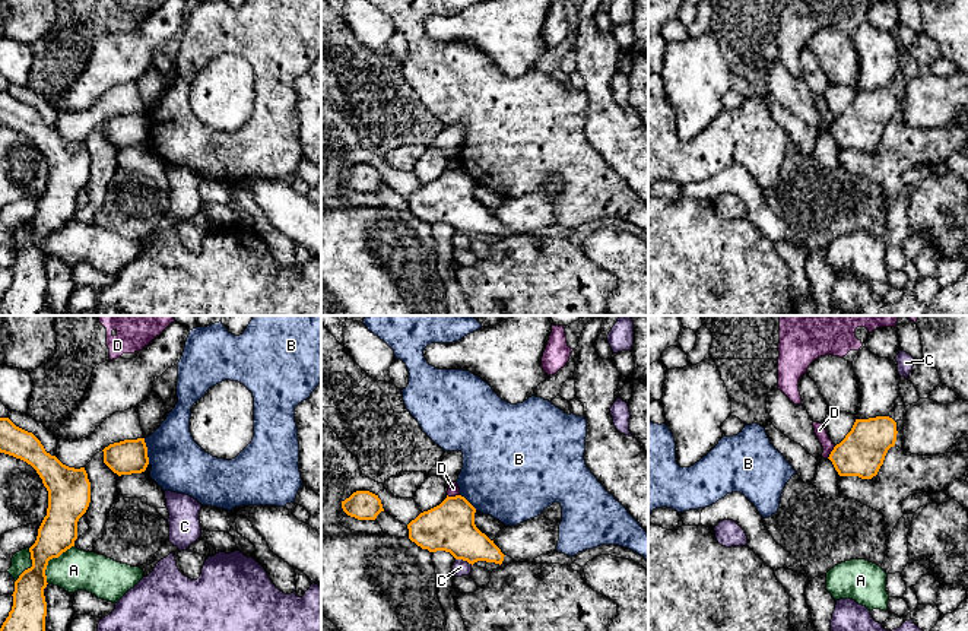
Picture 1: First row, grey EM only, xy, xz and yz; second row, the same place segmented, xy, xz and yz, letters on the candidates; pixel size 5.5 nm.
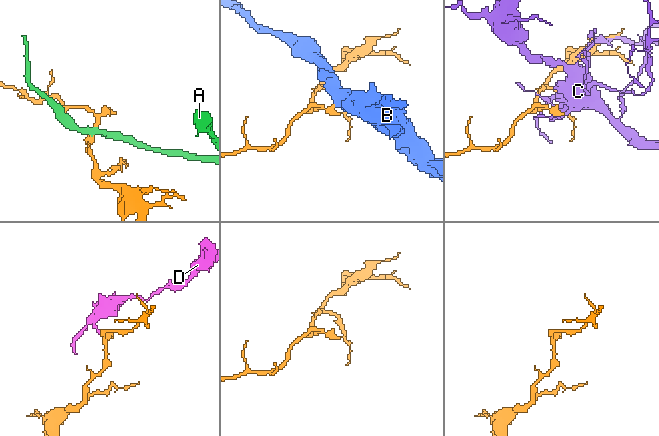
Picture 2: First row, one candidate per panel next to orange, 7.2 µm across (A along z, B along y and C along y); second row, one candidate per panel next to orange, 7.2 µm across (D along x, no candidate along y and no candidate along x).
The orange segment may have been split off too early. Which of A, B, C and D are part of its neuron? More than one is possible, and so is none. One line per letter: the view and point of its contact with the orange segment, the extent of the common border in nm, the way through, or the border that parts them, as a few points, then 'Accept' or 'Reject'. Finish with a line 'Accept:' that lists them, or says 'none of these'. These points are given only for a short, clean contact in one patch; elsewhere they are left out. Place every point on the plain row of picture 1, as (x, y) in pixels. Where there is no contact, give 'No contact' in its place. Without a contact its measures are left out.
A: Touches orange at xy (50, 231). Shared border 260 nm. Boundary: xy (73, 218), (48, 234), (45, 243), (47, 256). Reject
B: Touches orange at xy (146, 124). Shared border 150 nm. Boundary: xy (143, 111), (148, 120), (149, 136). Reject
C: Touches orange at xz (465, 232). Shared border 100 nm. Boundary: xz (456, 231), (472, 237). Reject
D: Touches orange at xz (453, 170). Shared border 70 nm. Boundary: xz (447, 167), (459, 168). Reject
Accept: none of these

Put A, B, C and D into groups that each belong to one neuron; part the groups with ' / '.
A / B / C / D

